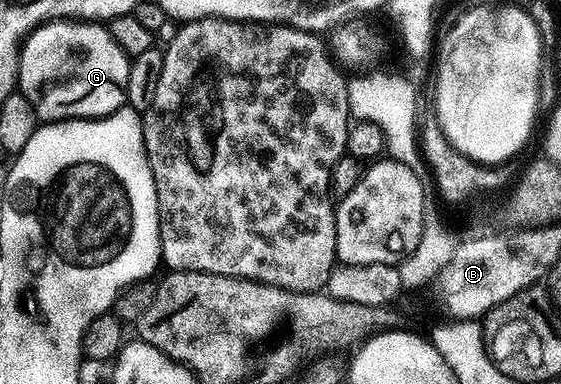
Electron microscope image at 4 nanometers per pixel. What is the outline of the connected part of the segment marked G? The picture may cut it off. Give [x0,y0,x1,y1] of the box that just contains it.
[18,21,131,123]

